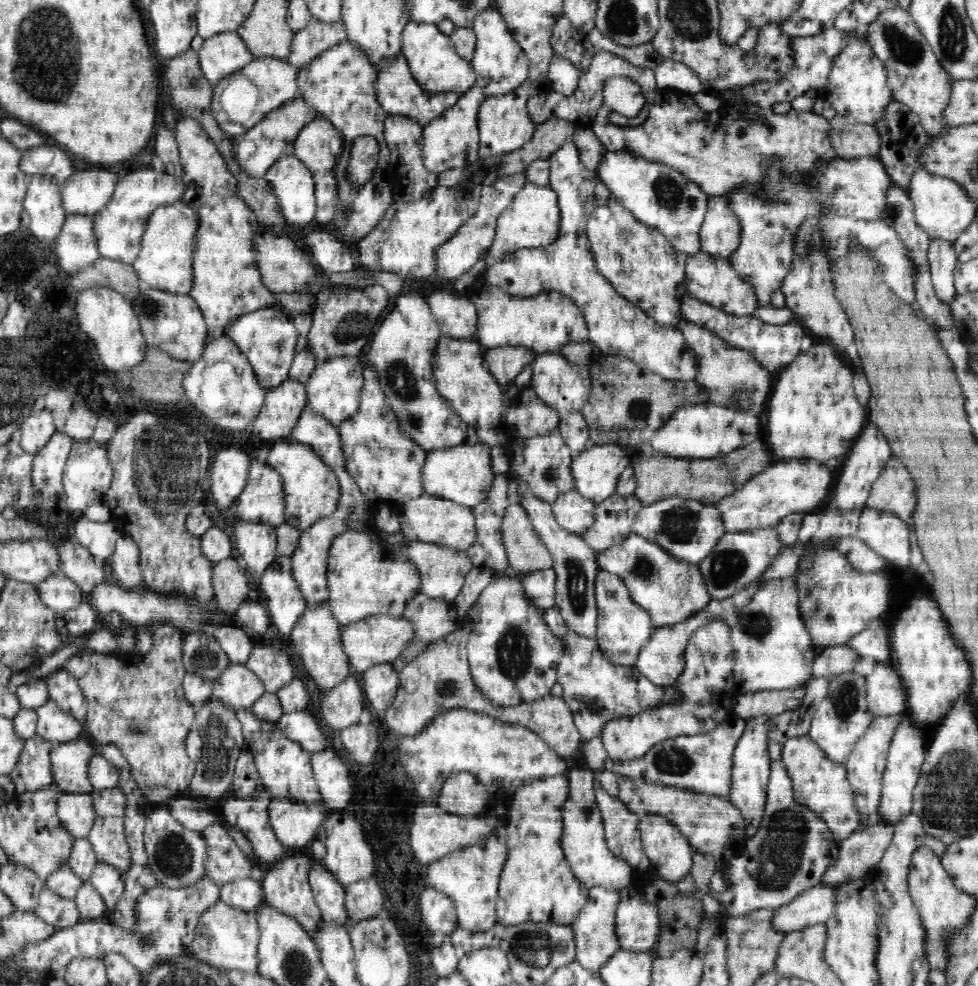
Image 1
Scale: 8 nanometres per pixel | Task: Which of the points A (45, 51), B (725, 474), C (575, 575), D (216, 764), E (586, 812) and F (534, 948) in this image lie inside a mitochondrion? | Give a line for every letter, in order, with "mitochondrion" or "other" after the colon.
A: mitochondrion
B: other
C: mitochondrion
D: mitochondrion
E: mitochondrion
F: mitochondrion

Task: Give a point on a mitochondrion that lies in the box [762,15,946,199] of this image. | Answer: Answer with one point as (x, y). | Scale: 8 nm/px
(906, 49)

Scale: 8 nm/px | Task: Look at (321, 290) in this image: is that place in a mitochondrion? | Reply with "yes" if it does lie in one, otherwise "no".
no

